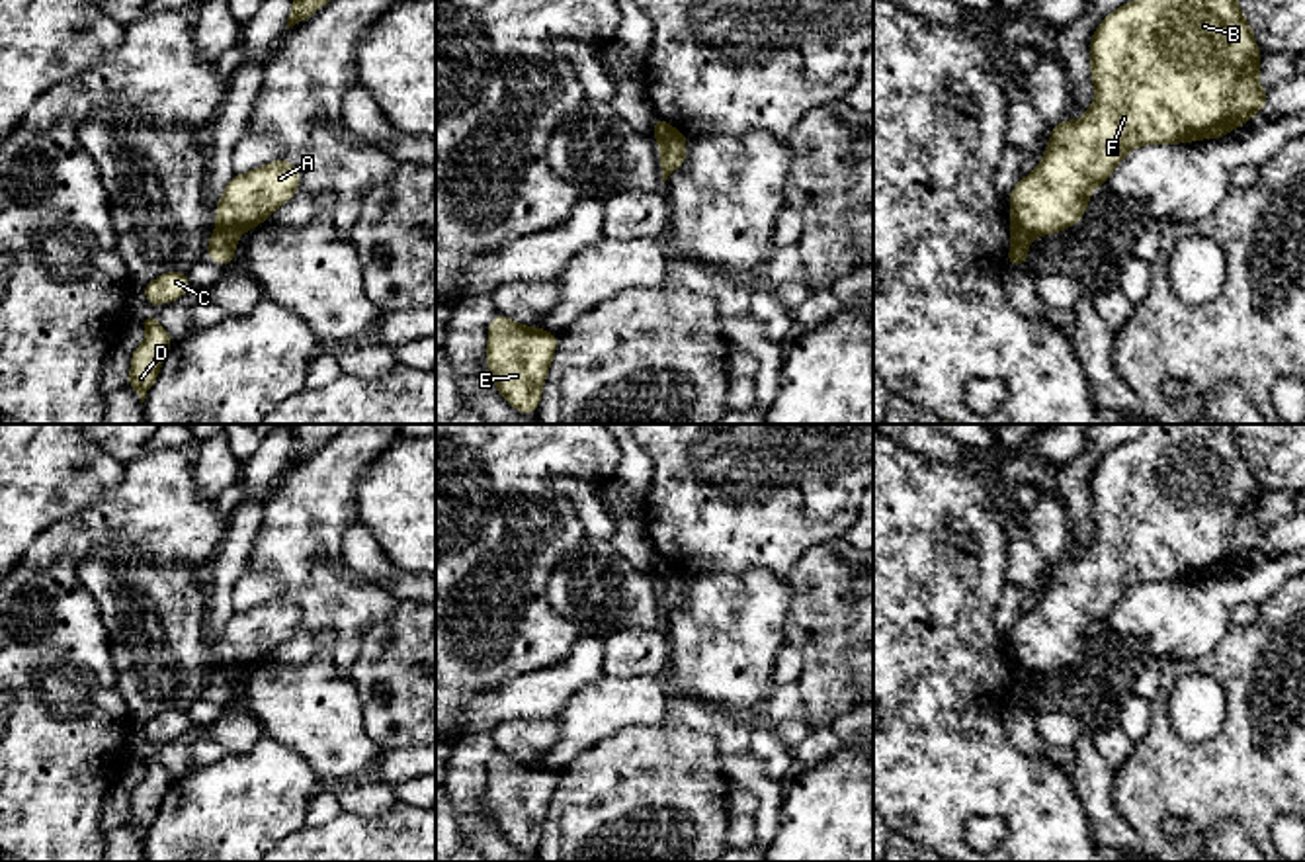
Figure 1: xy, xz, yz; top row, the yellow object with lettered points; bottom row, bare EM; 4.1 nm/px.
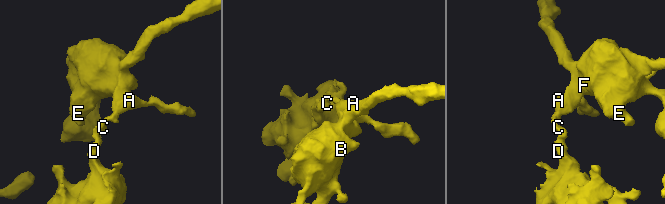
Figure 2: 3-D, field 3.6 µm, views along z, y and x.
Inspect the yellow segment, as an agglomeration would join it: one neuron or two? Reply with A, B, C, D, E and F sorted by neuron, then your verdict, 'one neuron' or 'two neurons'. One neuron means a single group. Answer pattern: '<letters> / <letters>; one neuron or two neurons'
A B E F / C D; two neurons

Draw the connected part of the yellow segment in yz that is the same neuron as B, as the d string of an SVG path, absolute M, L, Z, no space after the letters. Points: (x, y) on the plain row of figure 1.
M1149 424L1135 438L1108 452L1090 479L1090 508L1096 536L1078 559L1051 565L1051 579L1039 604L1010 629L1008 653L1030 674L1074 665L1084 653L1092 627L1110 620L1112 608L1139 582L1196 581L1219 577L1260 551L1268 539L1258 524L1260 489L1242 453L1235 424Z

